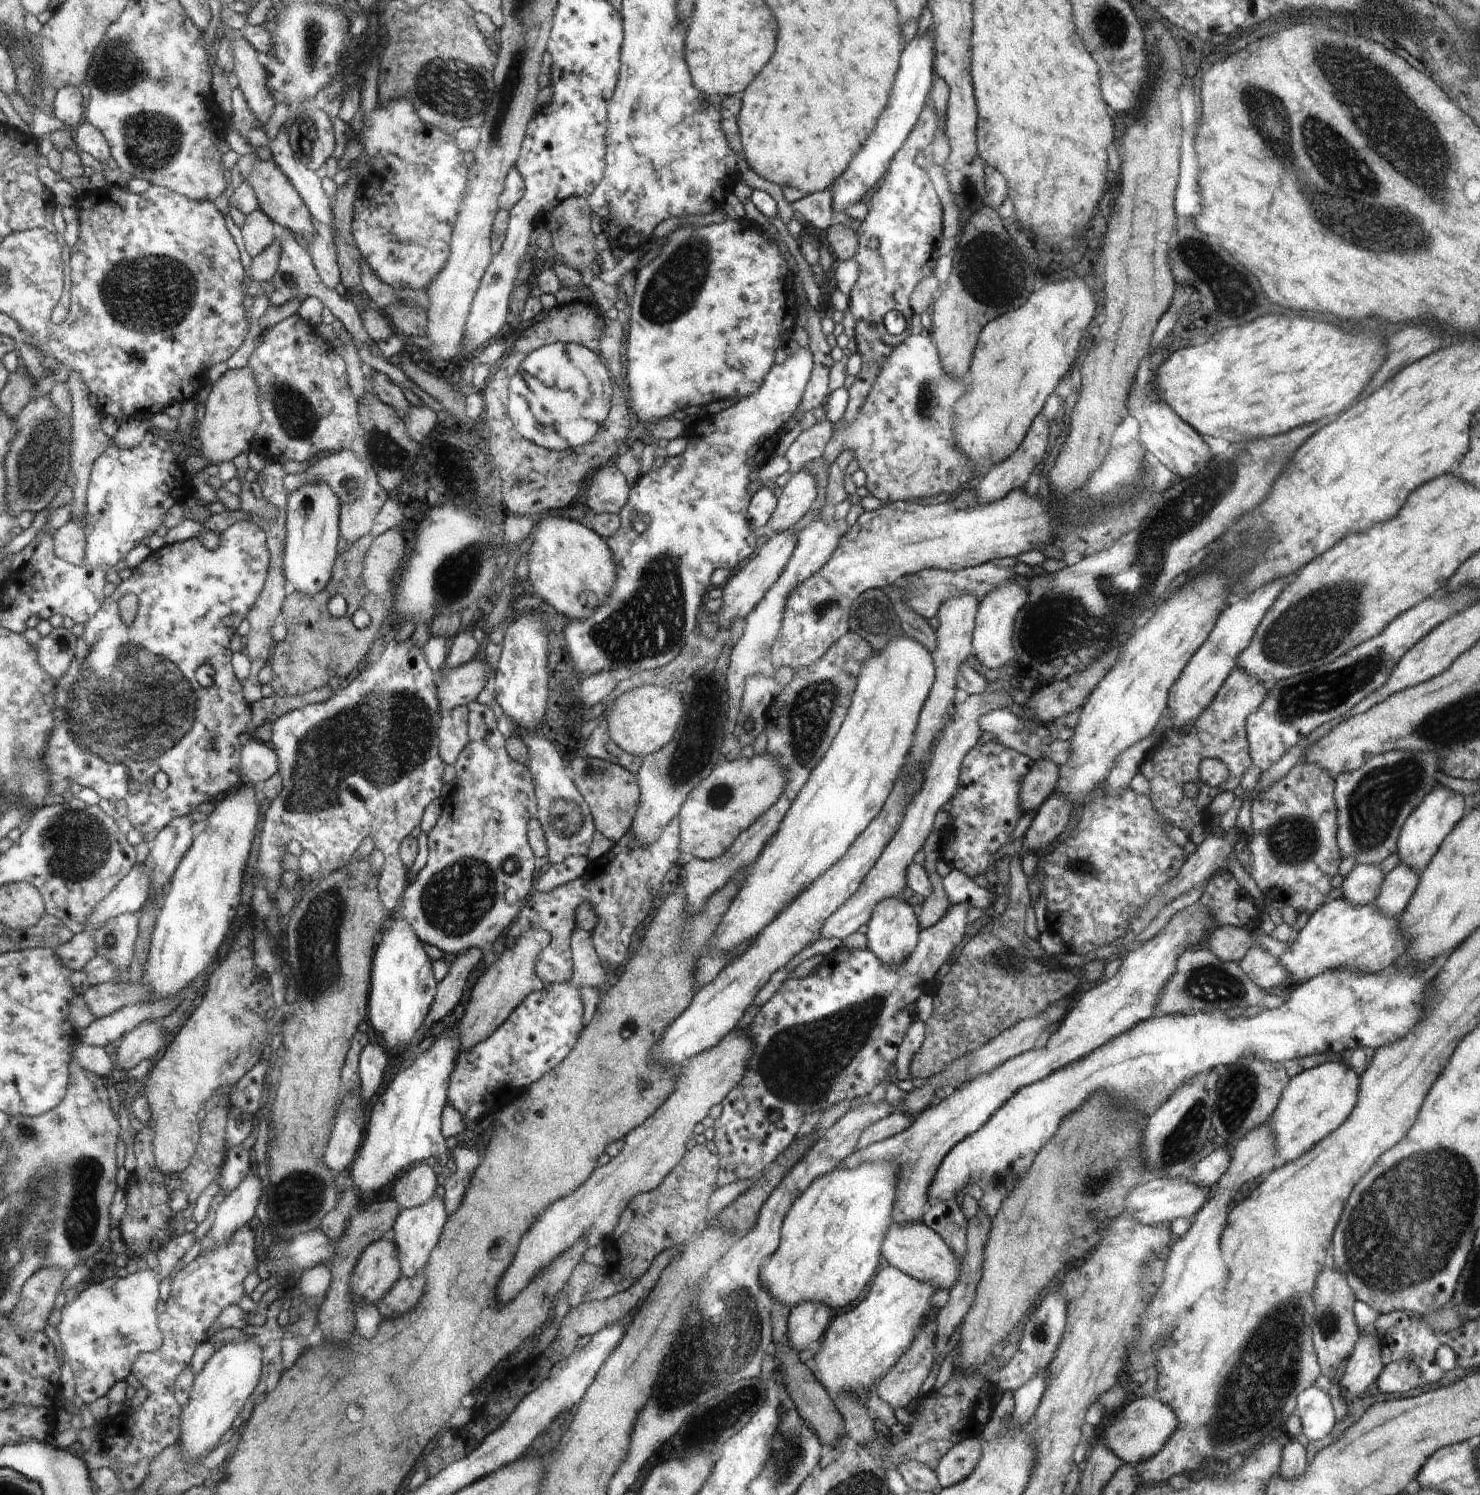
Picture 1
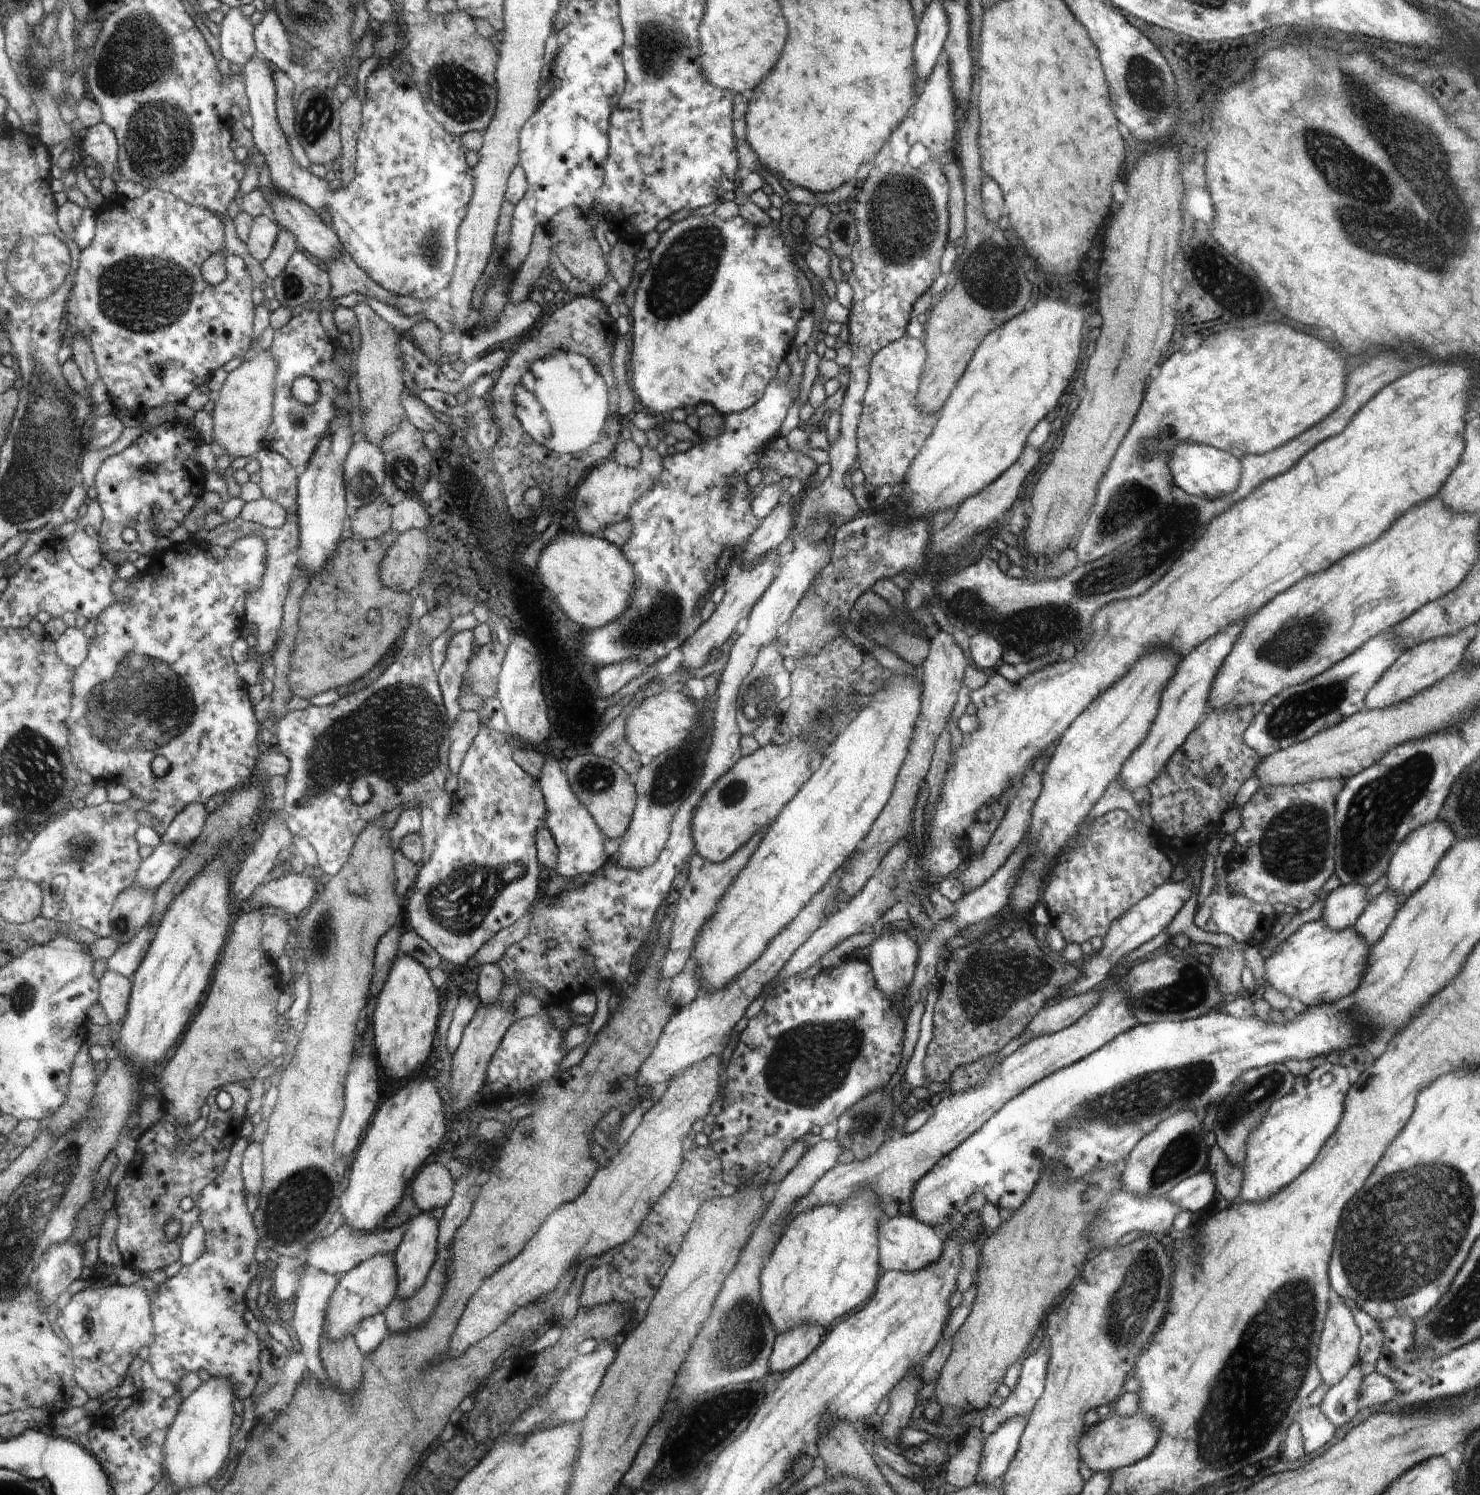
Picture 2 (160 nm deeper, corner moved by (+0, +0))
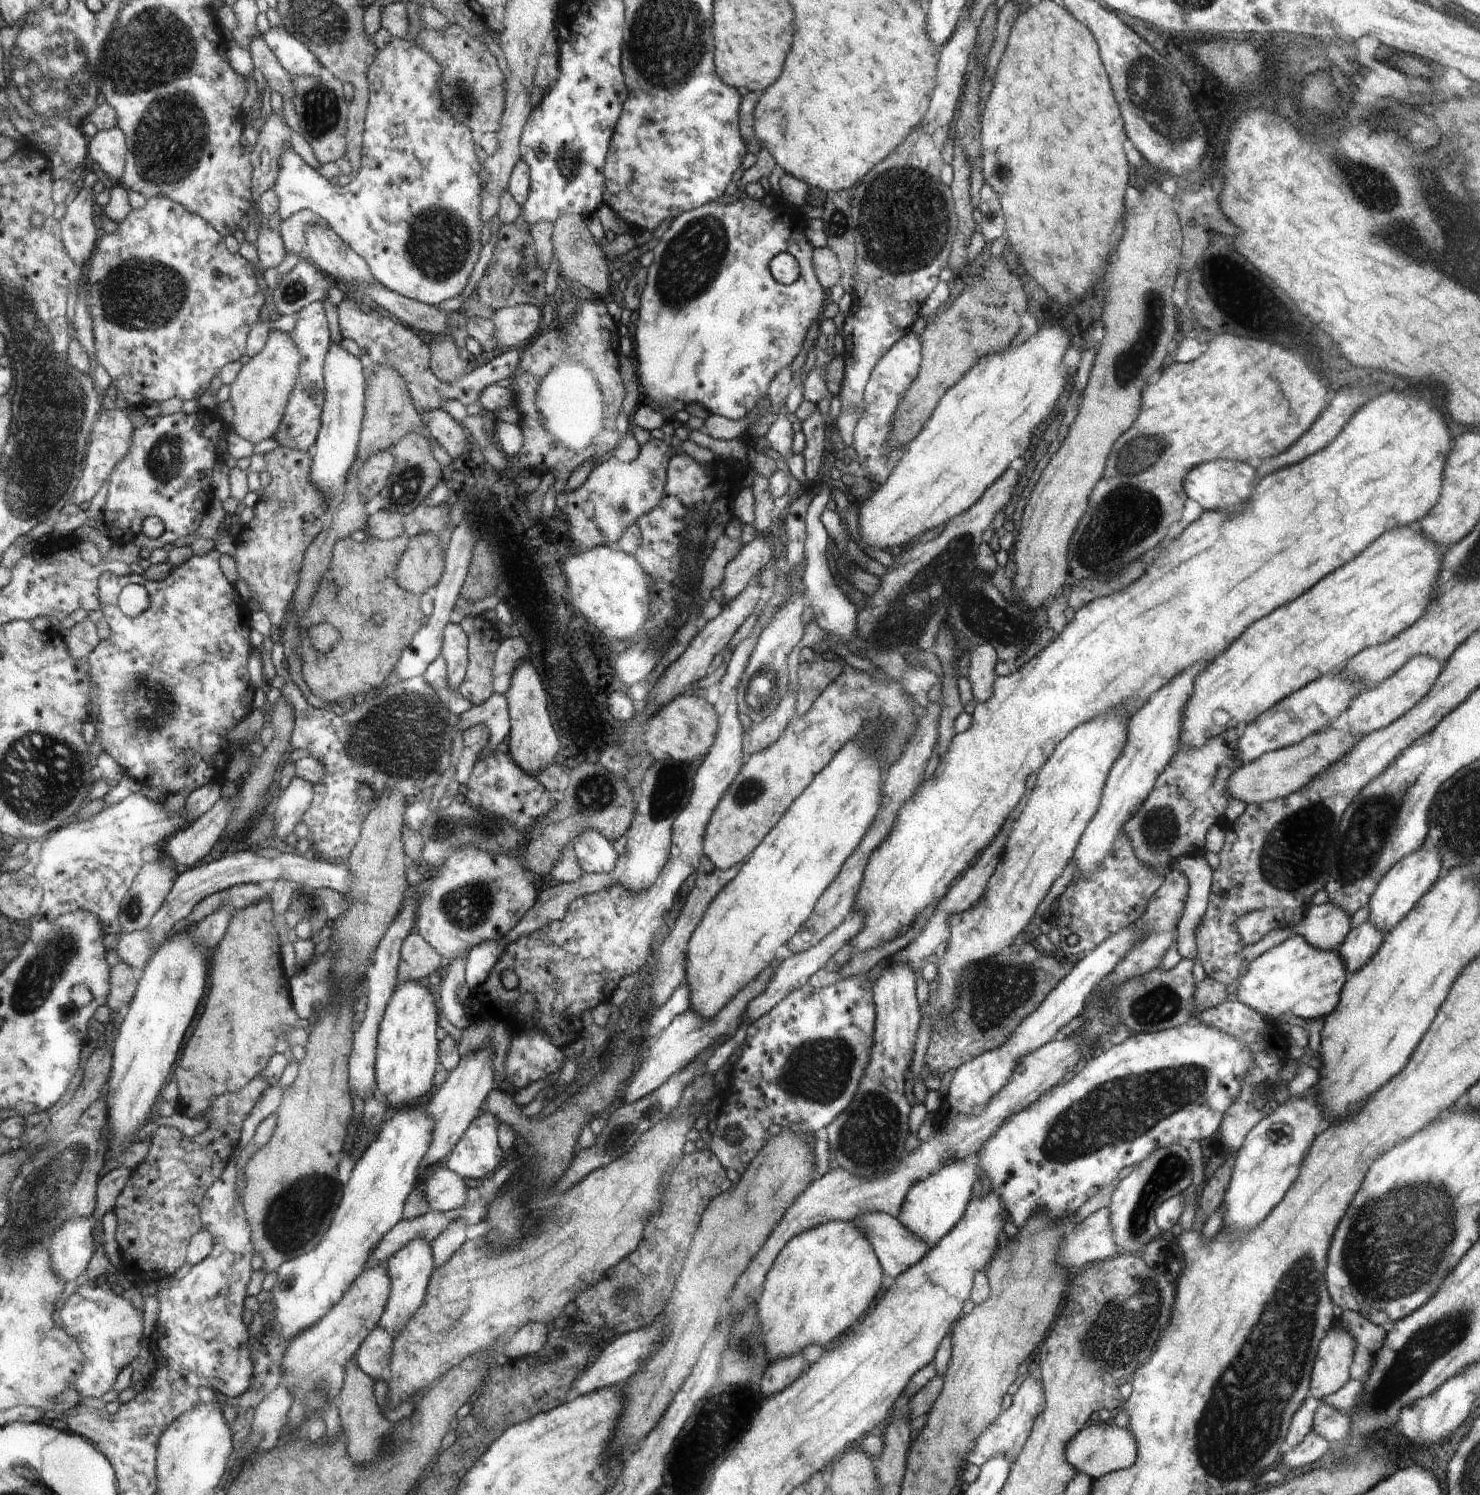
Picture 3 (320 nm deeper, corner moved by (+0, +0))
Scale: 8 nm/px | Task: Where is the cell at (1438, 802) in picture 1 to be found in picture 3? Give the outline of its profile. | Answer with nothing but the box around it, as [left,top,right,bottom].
[1369,846,1443,934]

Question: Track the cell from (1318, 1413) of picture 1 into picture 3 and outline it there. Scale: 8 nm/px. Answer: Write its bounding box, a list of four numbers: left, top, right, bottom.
[1282,1430,1330,1470]

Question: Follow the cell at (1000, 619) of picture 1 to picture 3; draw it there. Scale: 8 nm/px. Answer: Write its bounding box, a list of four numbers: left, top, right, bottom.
[968,645,999,704]

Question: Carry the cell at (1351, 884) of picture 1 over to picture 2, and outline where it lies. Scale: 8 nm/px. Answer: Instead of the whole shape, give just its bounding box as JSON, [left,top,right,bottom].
[1321,885,1368,932]

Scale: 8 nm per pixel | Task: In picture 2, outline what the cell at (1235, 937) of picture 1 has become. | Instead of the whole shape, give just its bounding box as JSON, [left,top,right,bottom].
[1208,947,1246,999]

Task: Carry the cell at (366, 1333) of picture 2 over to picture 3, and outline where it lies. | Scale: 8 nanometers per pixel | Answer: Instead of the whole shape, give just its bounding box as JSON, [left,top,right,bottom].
[354,1325,393,1381]

